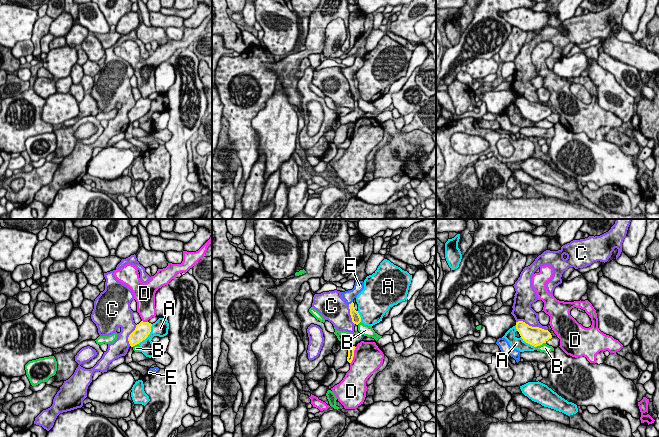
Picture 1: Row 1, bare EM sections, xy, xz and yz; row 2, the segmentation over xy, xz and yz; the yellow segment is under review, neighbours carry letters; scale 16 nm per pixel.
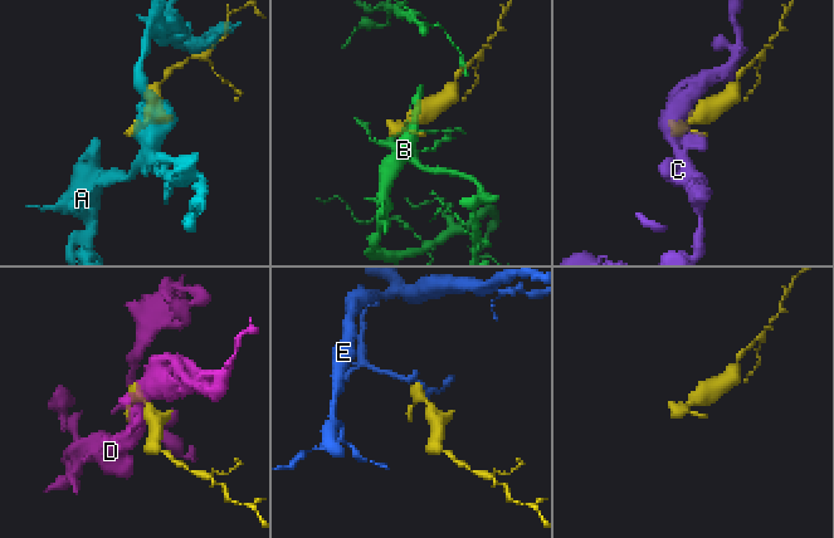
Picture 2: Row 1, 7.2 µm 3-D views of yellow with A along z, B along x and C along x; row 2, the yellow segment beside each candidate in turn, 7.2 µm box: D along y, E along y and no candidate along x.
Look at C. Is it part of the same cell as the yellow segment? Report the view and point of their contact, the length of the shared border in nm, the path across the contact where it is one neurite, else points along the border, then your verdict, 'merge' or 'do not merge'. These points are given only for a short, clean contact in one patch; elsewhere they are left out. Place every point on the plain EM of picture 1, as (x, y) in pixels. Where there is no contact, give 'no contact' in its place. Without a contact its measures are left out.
meets yellow in yz at (531, 102); contact 550 nm long; do not merge

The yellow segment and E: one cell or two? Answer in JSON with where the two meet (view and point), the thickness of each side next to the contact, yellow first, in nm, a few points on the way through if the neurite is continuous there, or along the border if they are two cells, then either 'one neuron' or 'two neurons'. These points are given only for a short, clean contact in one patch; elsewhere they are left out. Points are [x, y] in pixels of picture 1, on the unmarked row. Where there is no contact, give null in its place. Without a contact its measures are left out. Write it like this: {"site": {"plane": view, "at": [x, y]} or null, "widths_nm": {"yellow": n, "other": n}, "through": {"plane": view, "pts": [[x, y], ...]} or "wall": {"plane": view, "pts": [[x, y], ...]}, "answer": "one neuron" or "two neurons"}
{"site": {"plane": "xz", "at": [351, 79]}, "widths_nm": {"yellow": 140, "other": 180}, "through": {"plane": "xz", "pts": [[355, 92], [351, 79], [348, 72]]}, "answer": "one neuron"}

